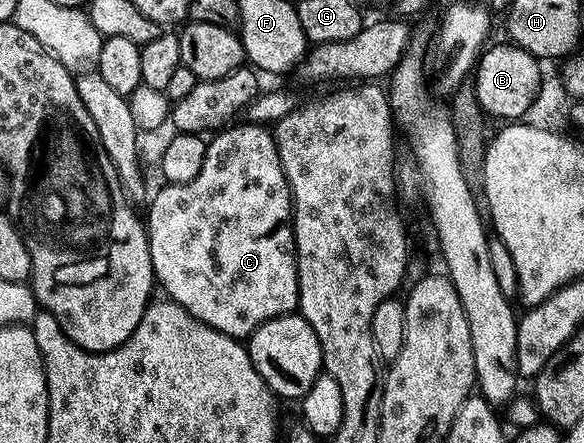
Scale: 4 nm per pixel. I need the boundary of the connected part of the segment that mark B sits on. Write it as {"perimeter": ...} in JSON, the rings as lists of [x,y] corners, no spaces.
{"perimeter":[[[494,46],[483,49],[476,65],[478,76],[478,90],[476,101],[483,111],[495,114],[502,120],[518,120],[525,115],[532,104],[532,100],[544,85],[539,59],[519,46]]]}

